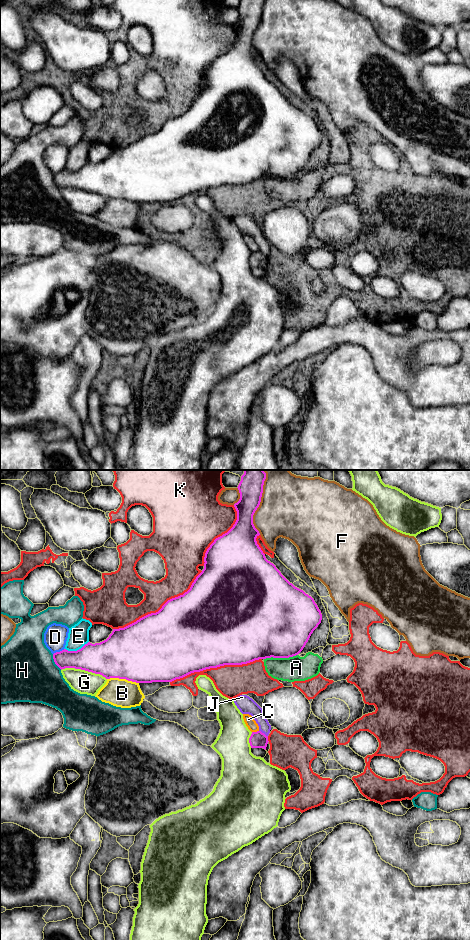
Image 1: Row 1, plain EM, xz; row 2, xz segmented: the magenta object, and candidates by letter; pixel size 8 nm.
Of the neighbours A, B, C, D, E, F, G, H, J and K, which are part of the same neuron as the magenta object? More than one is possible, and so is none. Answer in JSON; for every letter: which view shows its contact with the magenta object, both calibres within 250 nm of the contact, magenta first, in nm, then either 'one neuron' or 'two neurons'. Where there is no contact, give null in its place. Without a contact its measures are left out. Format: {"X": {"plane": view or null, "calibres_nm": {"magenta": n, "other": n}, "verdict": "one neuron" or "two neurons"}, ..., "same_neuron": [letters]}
{"A": {"plane": "xz", "calibres_nm": {"magenta": 500, "other": 200}, "verdict": "two neurons"}, "B": {"plane": "xz", "calibres_nm": {"magenta": 480, "other": 220}, "verdict": "two neurons"}, "C": {"plane": "xz", "calibres_nm": {"magenta": 130, "other": 80}, "verdict": "two neurons"}, "D": {"plane": "xz", "calibres_nm": {"magenta": 200, "other": 190}, "verdict": "two neurons"}, "E": {"plane": "xz", "calibres_nm": {"magenta": 280, "other": 170}, "verdict": "two neurons"}, "F": {"plane": "xz", "calibres_nm": {"magenta": 190, "other": 480}, "verdict": "two neurons"}, "G": {"plane": "xz", "calibres_nm": {"magenta": 320, "other": 190}, "verdict": "two neurons"}, "H": {"plane": "xz", "calibres_nm": {"magenta": 180, "other": 500}, "verdict": "two neurons"}, "J": {"plane": "xz", "calibres_nm": {"magenta": 130, "other": 130}, "verdict": "two neurons"}, "K": {"plane": "xz", "calibres_nm": {"magenta": 500, "other": 200}, "verdict": "two neurons"}, "same_neuron": []}

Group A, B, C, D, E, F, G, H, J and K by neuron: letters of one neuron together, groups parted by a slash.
A / B F J / C / D / E / G / H / K

